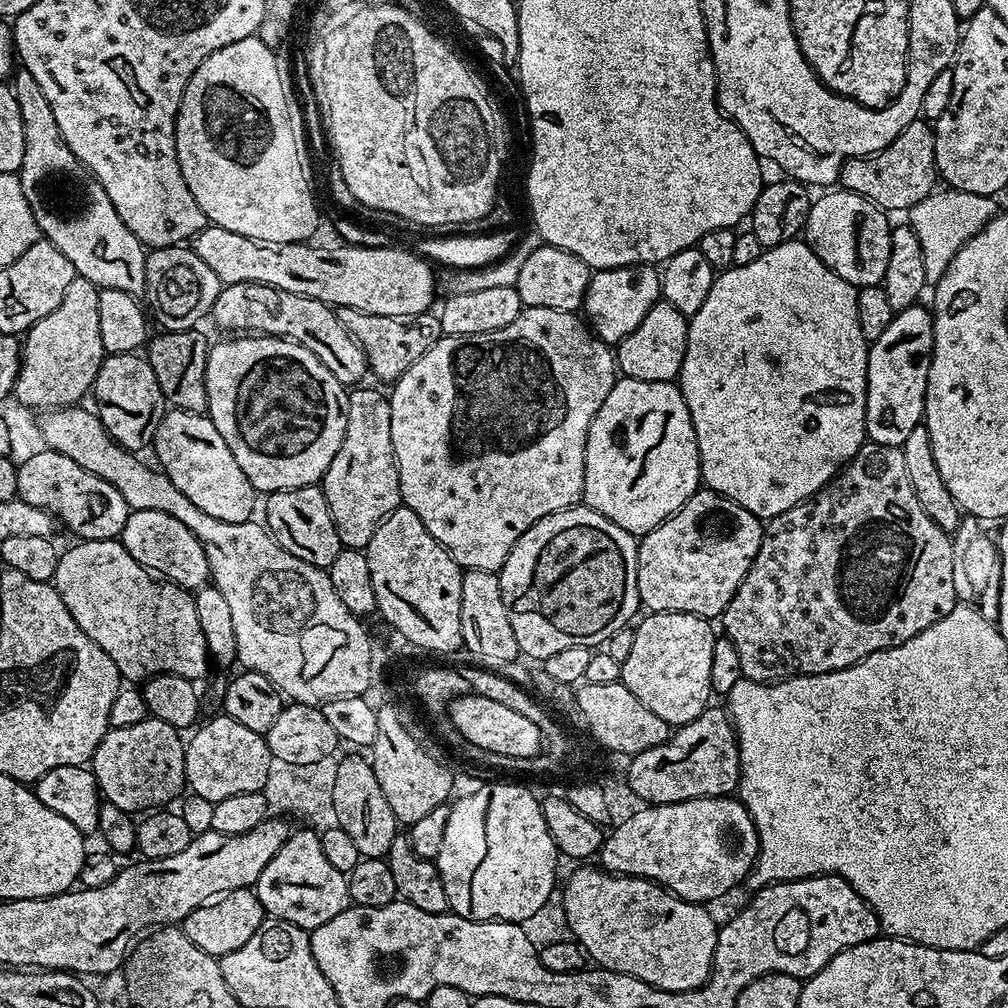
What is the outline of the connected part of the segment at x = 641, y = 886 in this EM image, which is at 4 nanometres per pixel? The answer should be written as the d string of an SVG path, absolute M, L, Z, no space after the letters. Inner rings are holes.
M580 866L576 873L573 874L572 877L569 878L568 881L564 884L564 920L568 923L568 928L570 931L571 939L575 940L577 944L580 945L581 948L584 949L587 959L591 961L593 965L599 966L601 968L609 968L610 970L614 970L615 972L621 972L622 974L630 974L634 978L638 978L642 982L646 982L650 986L654 986L658 990L666 990L667 992L685 992L686 990L694 990L695 988L701 988L703 984L708 980L708 975L712 973L712 959L714 958L714 950L716 949L716 934L718 931L718 920L715 920L714 917L711 916L710 913L707 912L707 907L692 904L689 900L683 900L680 896L675 896L673 892L668 891L668 889L663 888L661 884L655 884L653 880L643 880L642 878L638 878L637 876L618 876L610 872L604 871L603 868L599 866L593 866L593 868L588 868L592 866Z

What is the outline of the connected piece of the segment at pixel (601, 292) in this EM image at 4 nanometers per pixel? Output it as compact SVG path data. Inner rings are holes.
M631 264L621 268L602 268L593 271L588 277L582 312L597 338L609 346L615 346L638 330L642 318L650 314L660 299L660 272L653 265Z

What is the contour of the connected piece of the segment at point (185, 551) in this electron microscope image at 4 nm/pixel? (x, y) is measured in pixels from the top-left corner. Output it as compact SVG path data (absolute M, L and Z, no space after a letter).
M162 510L129 511L126 526L118 539L134 562L170 584L195 590L209 583L206 550L202 550L202 542L198 542L198 538L194 538L194 534L190 534L190 530L186 530L178 518L162 514Z

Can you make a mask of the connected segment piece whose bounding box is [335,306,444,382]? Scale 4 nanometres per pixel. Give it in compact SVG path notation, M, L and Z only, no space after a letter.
M350 306L335 309L336 317L346 326L346 330L358 342L368 363L369 373L380 380L395 382L434 346L434 342L444 335L439 315L429 310L413 316L391 316L390 314L366 314Z

